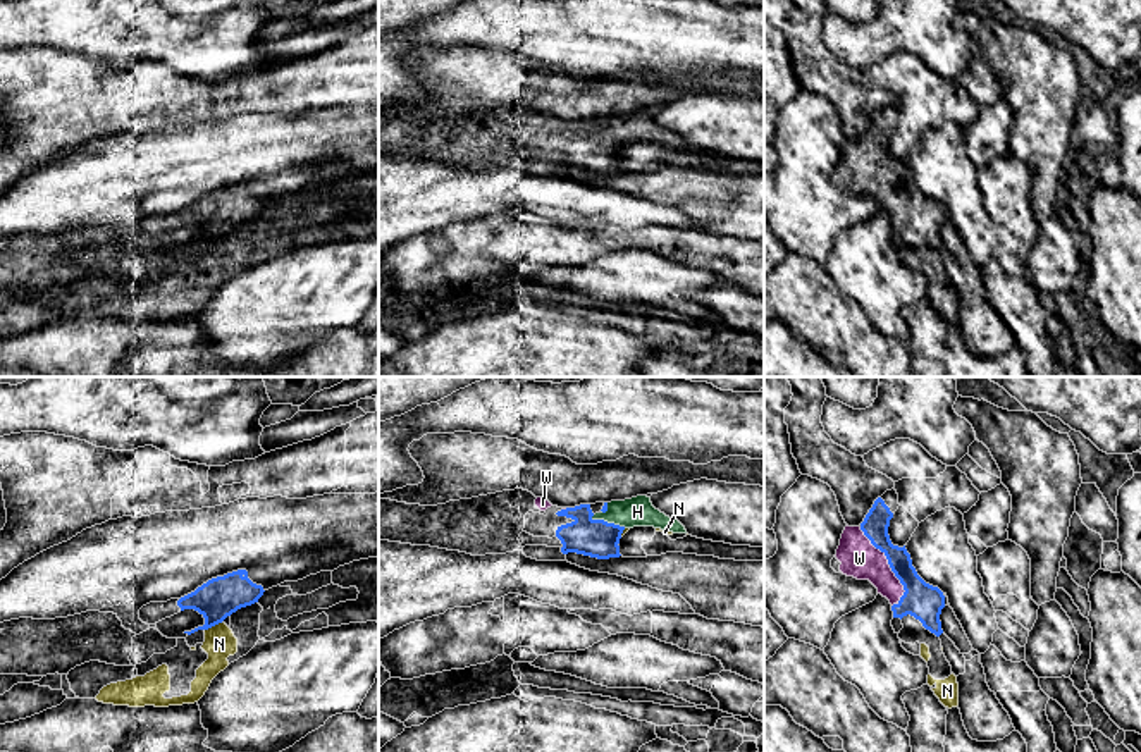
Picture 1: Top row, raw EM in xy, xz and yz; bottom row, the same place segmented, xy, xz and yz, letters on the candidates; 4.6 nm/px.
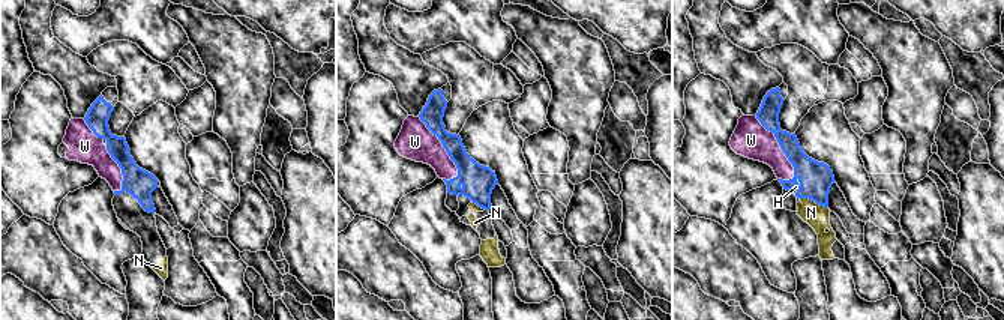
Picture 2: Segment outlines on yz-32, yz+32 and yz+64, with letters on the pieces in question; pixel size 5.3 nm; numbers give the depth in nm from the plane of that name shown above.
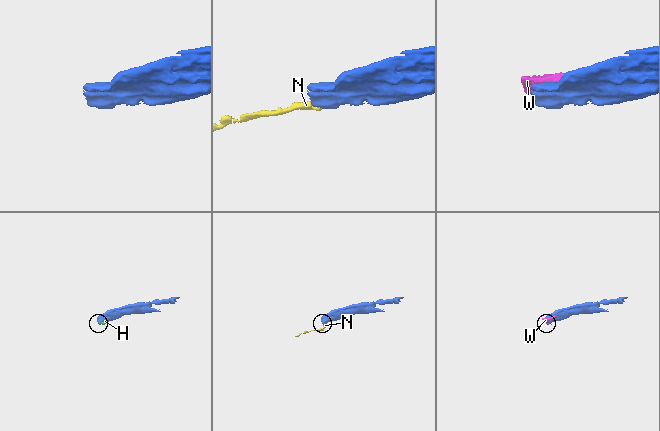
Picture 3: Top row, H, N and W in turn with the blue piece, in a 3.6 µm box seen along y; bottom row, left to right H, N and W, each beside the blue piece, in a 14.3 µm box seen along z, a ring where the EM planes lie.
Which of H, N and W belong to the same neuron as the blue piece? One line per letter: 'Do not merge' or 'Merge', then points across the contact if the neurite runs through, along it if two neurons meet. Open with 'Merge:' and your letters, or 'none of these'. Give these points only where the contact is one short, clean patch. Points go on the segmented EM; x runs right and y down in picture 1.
Merge: H, W
H: Merge
N: Do not merge. Boundary: xy (221, 622), (205, 630)
W: Merge

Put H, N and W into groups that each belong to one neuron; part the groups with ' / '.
H W / N

